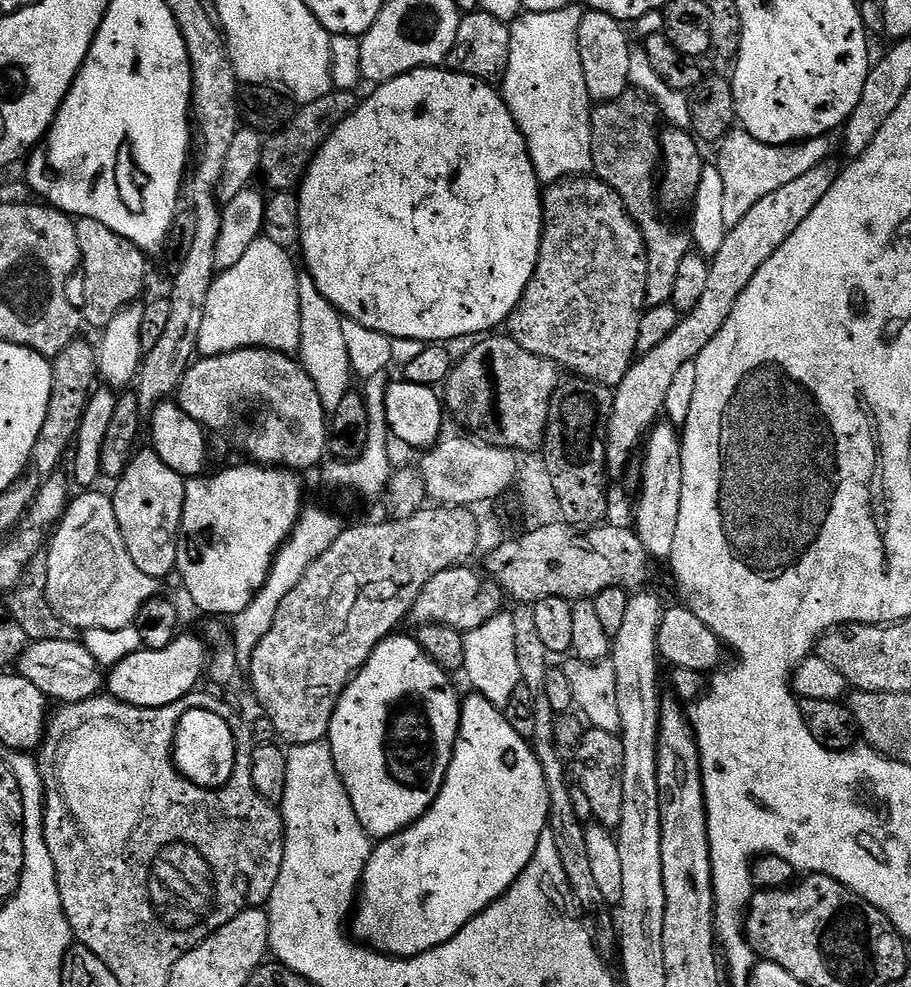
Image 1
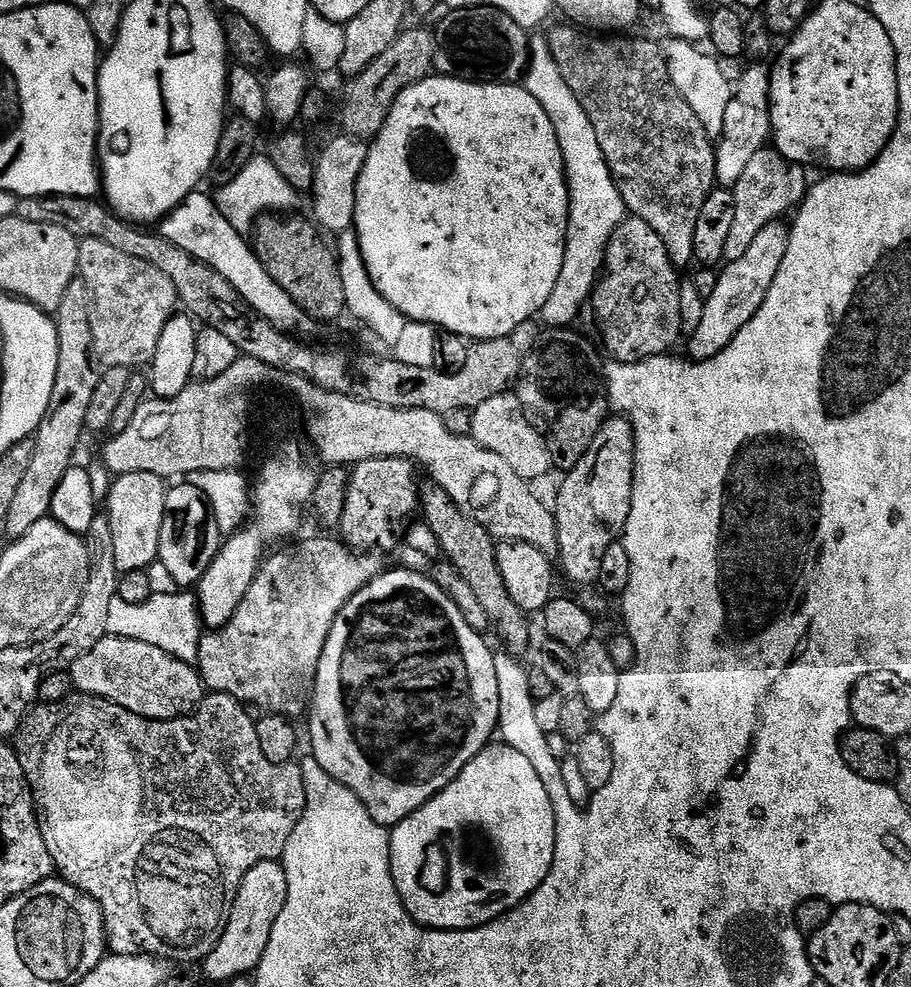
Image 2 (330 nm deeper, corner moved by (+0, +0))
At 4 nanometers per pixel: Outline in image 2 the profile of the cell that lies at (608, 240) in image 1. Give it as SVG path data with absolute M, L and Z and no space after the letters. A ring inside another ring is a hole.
M625 219L604 251L602 275L590 301L590 312L592 308L604 348L613 361L637 364L673 351L676 339L682 336L681 283L681 273L670 262L662 238L646 222Z

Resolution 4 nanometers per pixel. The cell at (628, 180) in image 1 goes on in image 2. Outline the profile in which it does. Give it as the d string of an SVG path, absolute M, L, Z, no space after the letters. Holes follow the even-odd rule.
M576 26L564 27L568 28L556 28L552 33L547 33L546 39L550 52L554 54L554 62L558 62L558 70L562 70L562 78L566 78L566 86L570 86L570 90L574 90L578 102L582 102L582 110L586 110L586 114L594 126L594 134L598 134L598 144L602 146L602 154L606 158L614 182L622 194L624 207L635 219L646 222L646 226L650 226L650 230L654 230L654 234L658 234L658 238L662 238L662 242L670 254L670 262L678 270L684 270L684 267L688 263L691 265L694 260L694 230L698 227L698 213L702 210L712 189L717 187L716 144L710 138L710 134L706 134L706 126L702 126L698 114L694 114L694 110L690 110L690 102L686 102L686 98L682 94L678 94L678 86L674 86L668 63L664 57L664 49L659 43L655 44L652 40L616 40L620 38L605 38L603 35L593 34L591 31L581 30Z

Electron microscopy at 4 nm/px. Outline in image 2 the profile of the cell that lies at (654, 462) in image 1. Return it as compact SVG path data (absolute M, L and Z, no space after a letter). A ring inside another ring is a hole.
M783 219L770 222L754 238L753 244L742 254L742 258L729 260L719 269L718 287L714 289L714 294L704 301L702 310L702 323L698 325L698 330L694 330L688 337L687 355L693 361L713 360L762 310L762 302L766 302L766 294L770 294L770 286L774 286L774 277L777 276L779 268L782 267L782 258L786 258L788 249L789 225Z

